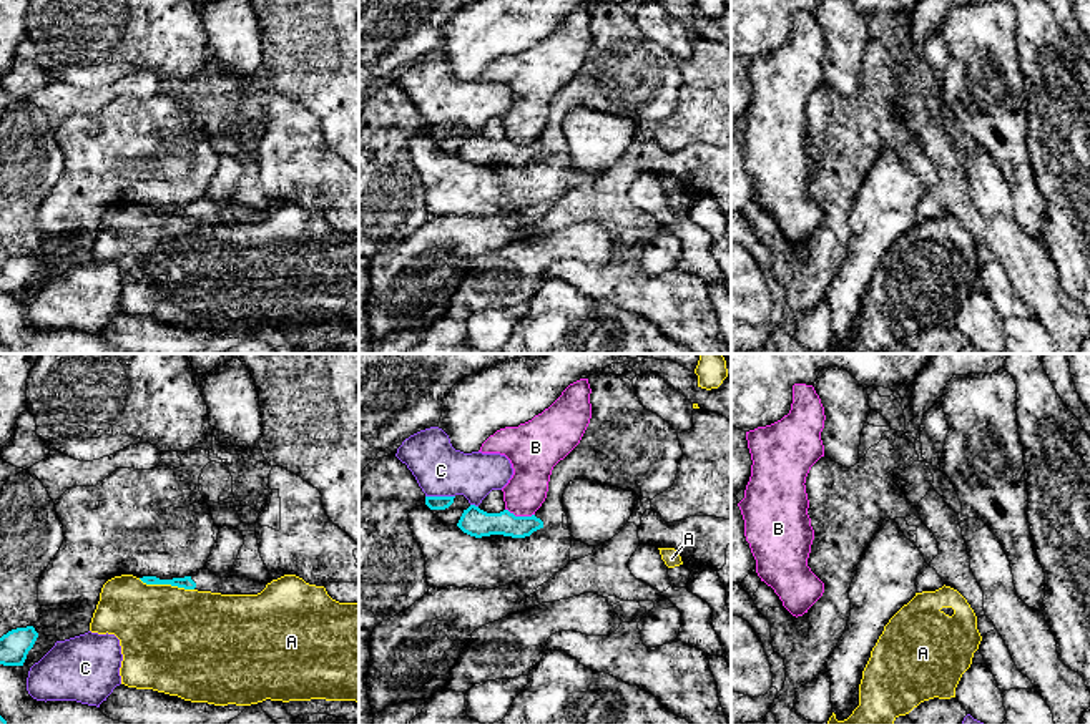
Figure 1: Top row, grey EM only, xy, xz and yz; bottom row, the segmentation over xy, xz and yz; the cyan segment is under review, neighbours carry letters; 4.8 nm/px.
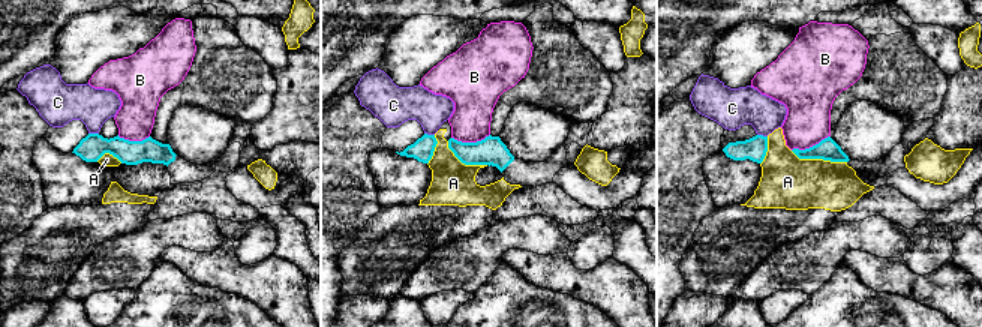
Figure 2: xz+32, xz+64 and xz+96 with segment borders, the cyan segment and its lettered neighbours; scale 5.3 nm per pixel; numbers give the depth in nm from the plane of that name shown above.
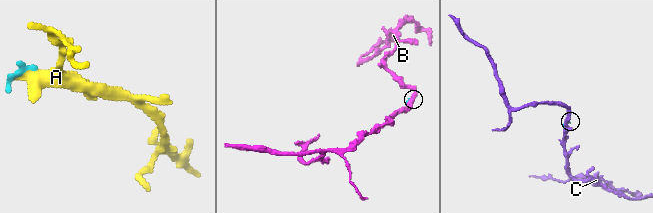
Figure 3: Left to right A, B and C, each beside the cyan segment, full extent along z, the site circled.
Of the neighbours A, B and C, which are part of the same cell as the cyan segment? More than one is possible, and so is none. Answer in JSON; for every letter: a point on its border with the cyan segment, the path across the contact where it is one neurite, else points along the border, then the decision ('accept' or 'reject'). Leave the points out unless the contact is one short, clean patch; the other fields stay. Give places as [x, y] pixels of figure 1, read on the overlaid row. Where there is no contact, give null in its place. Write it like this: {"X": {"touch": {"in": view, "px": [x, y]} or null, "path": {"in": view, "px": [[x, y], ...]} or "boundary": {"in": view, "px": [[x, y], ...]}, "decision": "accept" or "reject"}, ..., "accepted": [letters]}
{"A": {"touch": {"in": "xy", "px": [166, 583]}, "decision": "reject"}, "B": {"touch": {"in": "xz", "px": [520, 517]}, "boundary": {"in": "xz", "px": [[505, 508], [515, 515], [534, 515]]}, "decision": "reject"}, "C": {"touch": {"in": "xz", "px": [441, 497]}, "decision": "reject"}, "accepted": []}

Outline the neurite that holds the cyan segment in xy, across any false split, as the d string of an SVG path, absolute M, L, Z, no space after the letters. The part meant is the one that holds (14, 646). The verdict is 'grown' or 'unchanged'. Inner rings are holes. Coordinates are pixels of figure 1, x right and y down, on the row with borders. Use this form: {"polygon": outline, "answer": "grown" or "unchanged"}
{"polygon": "M33 626L17 628L0 638L0 664L23 666L38 633Z", "answer": "unchanged"}

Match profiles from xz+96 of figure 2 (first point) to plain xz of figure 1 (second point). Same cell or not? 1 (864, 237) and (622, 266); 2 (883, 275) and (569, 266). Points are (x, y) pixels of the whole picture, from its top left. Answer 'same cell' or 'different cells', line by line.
1: different cells
2: same cell

